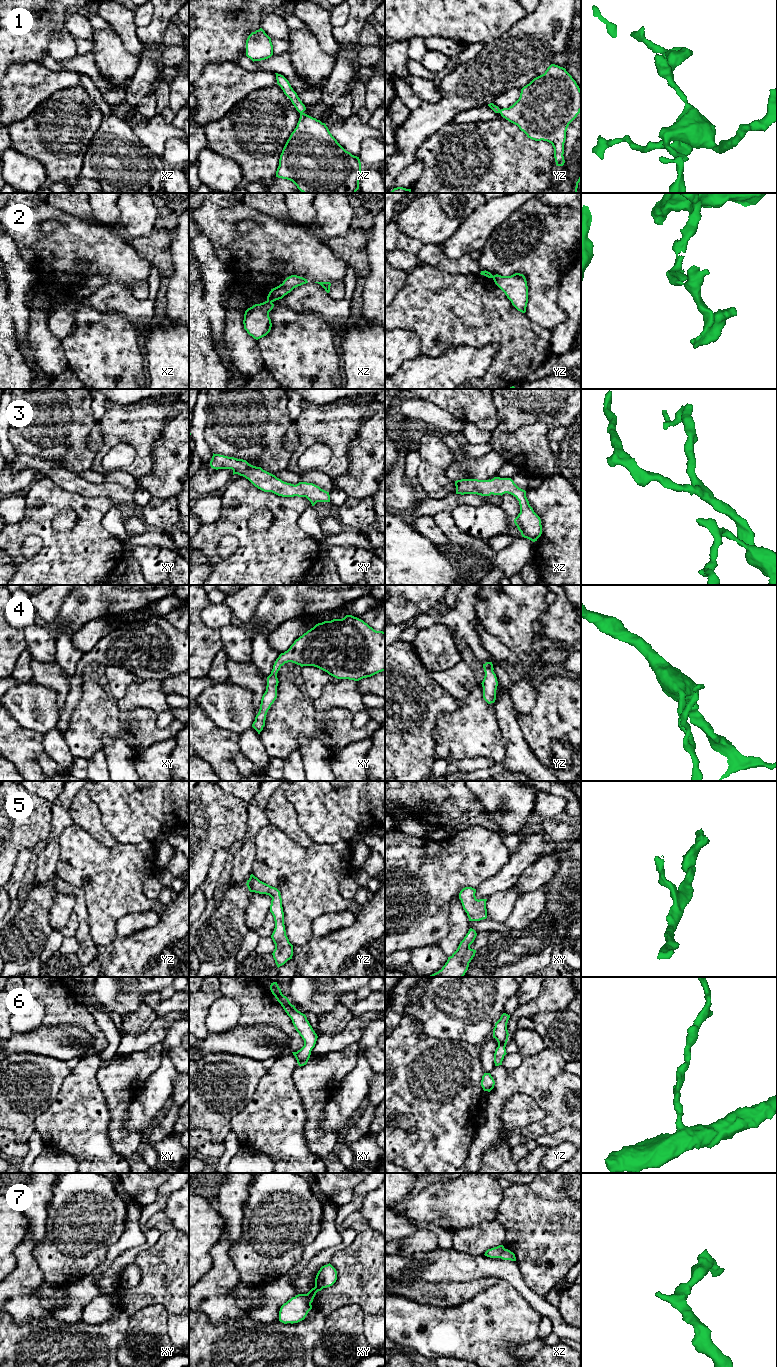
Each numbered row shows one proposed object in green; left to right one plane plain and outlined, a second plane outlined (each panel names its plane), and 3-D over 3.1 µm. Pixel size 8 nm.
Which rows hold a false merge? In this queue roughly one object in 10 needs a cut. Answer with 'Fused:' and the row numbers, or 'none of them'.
Fused: 2

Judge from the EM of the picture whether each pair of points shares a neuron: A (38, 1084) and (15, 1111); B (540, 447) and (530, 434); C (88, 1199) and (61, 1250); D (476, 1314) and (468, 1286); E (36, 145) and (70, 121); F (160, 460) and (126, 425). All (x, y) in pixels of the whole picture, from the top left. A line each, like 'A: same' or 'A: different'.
A: same
B: same
C: same
D: different
E: same
F: different

